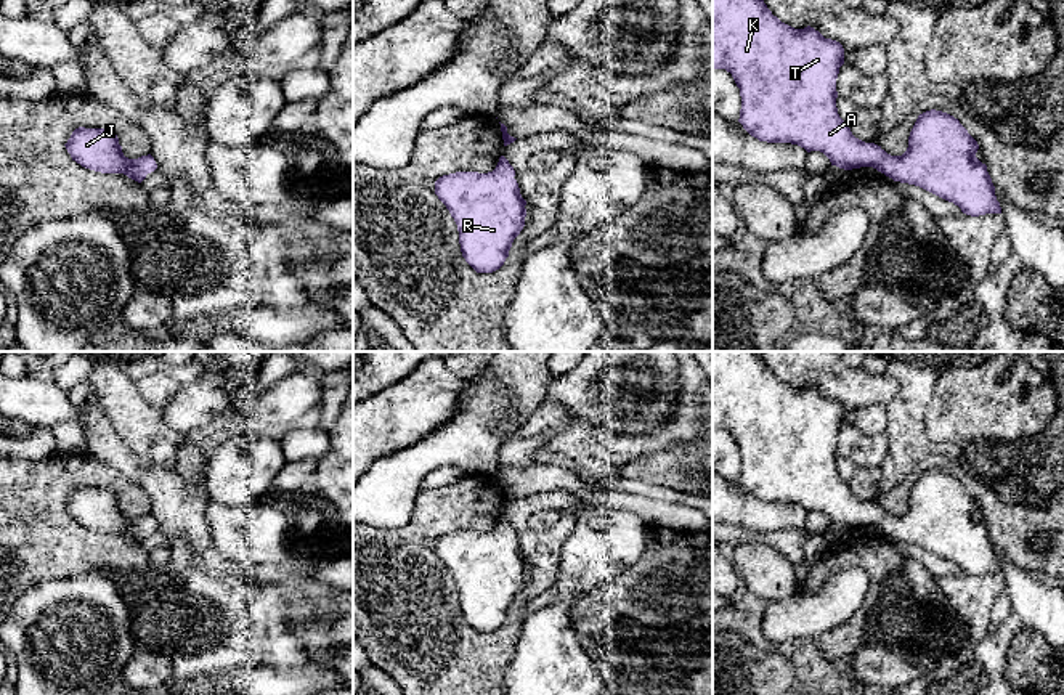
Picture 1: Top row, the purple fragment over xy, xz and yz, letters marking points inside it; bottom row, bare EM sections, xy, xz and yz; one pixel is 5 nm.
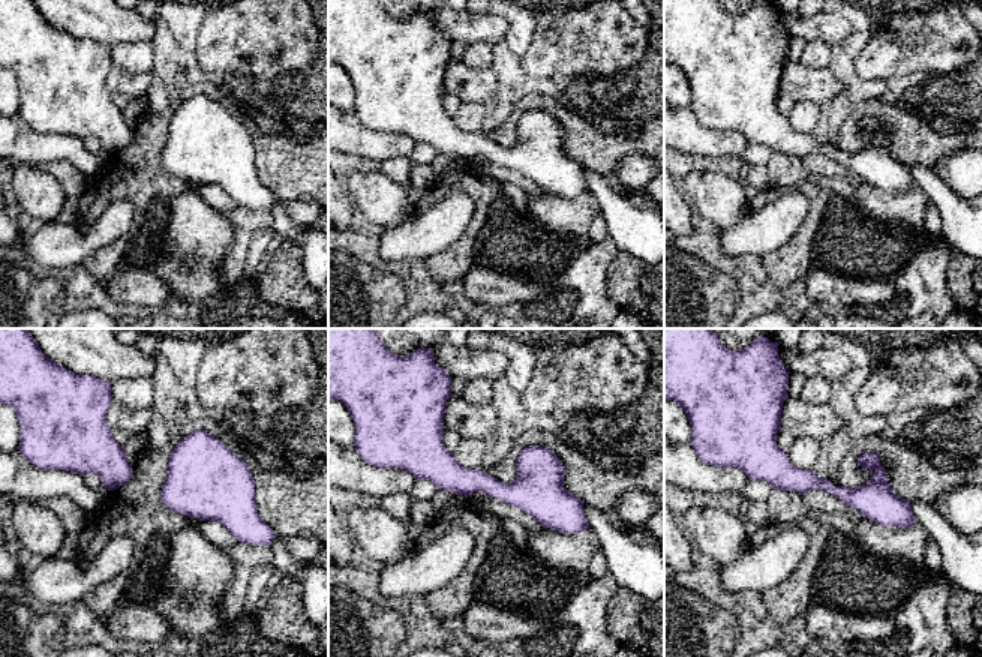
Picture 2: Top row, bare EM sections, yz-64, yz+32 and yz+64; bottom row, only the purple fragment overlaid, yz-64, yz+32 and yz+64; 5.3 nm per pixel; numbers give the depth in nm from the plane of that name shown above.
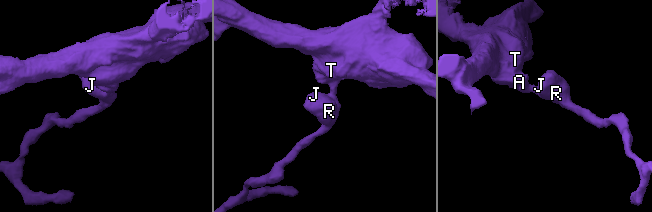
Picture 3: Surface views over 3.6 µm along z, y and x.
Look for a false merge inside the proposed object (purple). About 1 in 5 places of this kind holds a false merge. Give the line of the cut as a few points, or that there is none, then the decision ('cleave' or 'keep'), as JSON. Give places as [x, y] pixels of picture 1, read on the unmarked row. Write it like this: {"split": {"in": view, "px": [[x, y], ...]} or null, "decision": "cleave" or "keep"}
{"split": null, "decision": "keep"}

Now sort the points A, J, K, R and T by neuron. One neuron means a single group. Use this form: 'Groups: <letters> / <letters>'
Groups: A J K R T

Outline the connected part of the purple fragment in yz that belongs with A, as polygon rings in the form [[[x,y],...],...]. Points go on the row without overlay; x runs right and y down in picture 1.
[[[713,352],[713,429],[732,433],[741,456],[738,482],[751,496],[798,504],[807,512],[820,510],[831,525],[844,530],[873,526],[894,541],[953,562],[971,576],[1001,573],[987,525],[976,517],[979,504],[953,475],[936,469],[920,473],[902,515],[855,498],[836,467],[836,438],[843,424],[839,401],[825,398],[810,385],[794,388],[782,382],[754,352]]]

